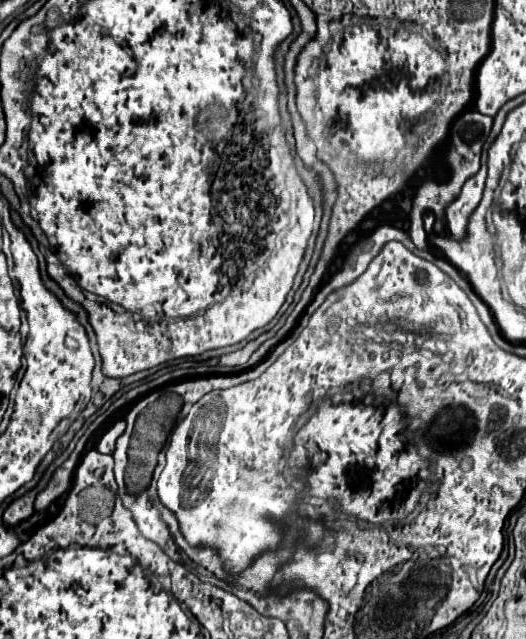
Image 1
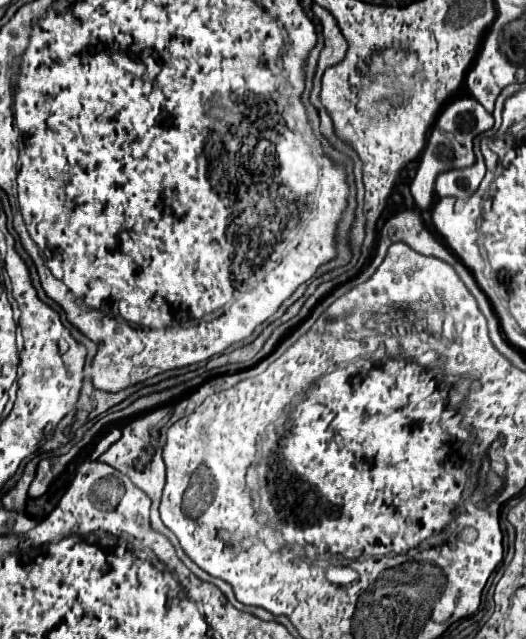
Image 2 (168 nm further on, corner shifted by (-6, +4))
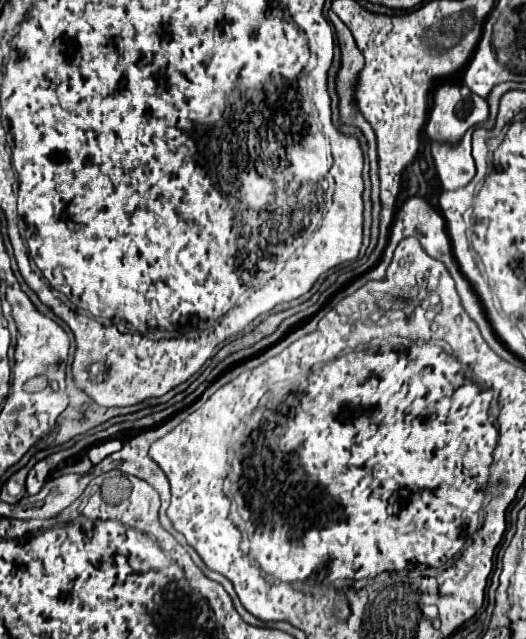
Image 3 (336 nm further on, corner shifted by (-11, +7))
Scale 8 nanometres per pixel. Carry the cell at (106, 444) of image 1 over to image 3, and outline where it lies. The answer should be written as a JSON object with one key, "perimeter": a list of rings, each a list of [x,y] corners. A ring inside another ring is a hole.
{"perimeter":[[[111,439],[99,445],[93,446],[88,452],[88,458],[93,465],[100,463],[107,455],[110,455],[122,448],[123,442],[119,439]]]}

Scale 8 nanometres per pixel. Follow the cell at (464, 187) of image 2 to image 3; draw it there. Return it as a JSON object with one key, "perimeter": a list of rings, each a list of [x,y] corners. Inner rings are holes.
{"perimeter":[[[465,133],[463,141],[457,147],[433,143],[431,153],[443,189],[461,189],[475,177],[475,161],[471,155],[471,133]]]}

